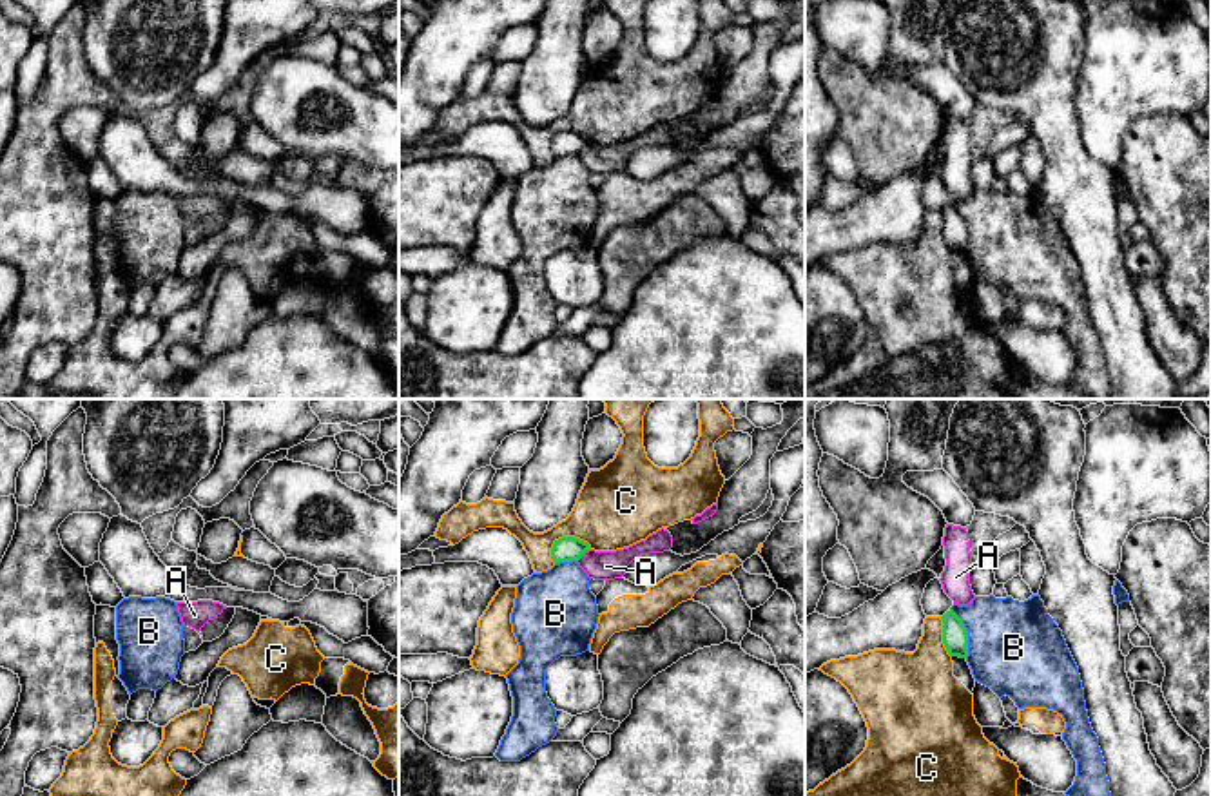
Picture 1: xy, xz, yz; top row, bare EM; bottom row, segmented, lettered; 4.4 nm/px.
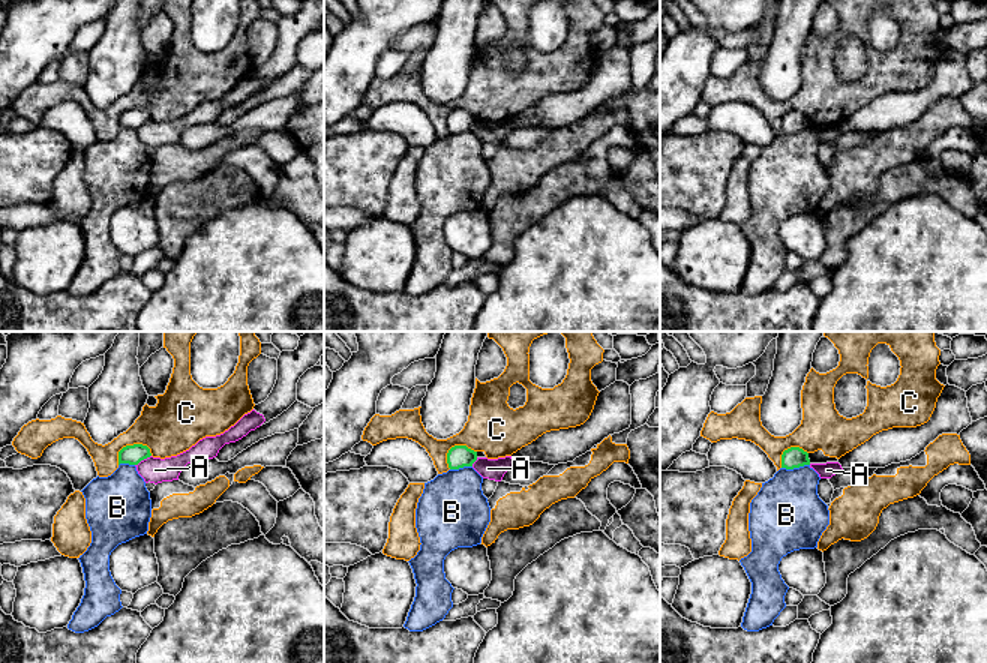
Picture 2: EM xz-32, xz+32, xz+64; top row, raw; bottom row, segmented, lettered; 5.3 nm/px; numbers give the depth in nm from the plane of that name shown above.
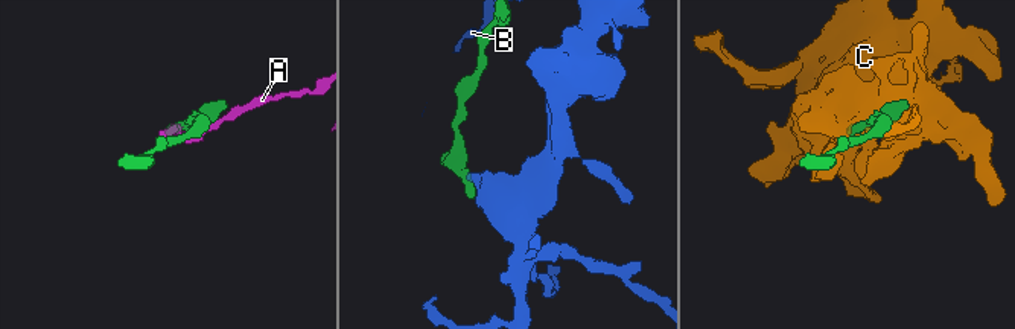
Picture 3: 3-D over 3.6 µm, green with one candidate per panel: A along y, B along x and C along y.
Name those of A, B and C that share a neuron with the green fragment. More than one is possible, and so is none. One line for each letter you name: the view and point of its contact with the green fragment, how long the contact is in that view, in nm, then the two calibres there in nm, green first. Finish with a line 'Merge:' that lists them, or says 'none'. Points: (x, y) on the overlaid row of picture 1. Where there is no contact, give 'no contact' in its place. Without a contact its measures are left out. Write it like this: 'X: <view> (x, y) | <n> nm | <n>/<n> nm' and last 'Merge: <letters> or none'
Merge: none

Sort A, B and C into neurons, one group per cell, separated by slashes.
A / B / C

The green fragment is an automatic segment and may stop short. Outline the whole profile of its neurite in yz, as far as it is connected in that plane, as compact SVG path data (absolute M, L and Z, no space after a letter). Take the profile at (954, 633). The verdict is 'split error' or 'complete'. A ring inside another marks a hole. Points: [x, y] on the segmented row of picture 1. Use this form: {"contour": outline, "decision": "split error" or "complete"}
{"contour": "M950 609L943 616L943 644L950 656L968 656L968 631L963 620Z", "decision": "complete"}

